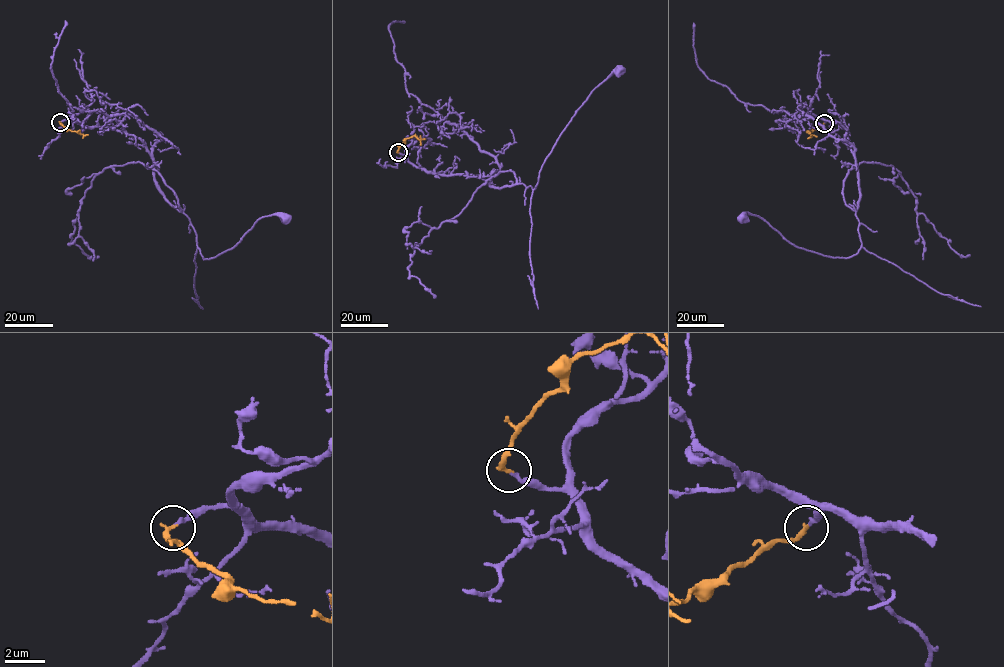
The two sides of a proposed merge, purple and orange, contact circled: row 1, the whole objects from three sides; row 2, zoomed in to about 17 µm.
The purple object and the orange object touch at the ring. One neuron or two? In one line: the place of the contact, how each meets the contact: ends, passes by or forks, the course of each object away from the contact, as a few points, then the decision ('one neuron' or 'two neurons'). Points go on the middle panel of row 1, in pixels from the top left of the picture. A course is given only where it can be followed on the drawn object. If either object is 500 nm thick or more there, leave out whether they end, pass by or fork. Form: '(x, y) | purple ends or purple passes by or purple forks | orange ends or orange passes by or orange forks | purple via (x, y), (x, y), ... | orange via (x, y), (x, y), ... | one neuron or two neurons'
(398, 152) | purple ends | orange ends | purple via (398, 152), (435, 174), (478, 175), (491, 186), (522, 183), (534, 189), (571, 118), (591, 92), (621, 71) | orange via (398, 152), (407, 138), (415, 136), (420, 140), (425, 139) | two neurons

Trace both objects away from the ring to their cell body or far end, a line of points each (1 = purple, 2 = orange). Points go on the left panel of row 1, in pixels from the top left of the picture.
1: (60, 122), (138, 137), (153, 161), (155, 185), (187, 216), (204, 259), (230, 249), (263, 216), (287, 218)
2: (60, 122), (70, 130), (88, 135)

